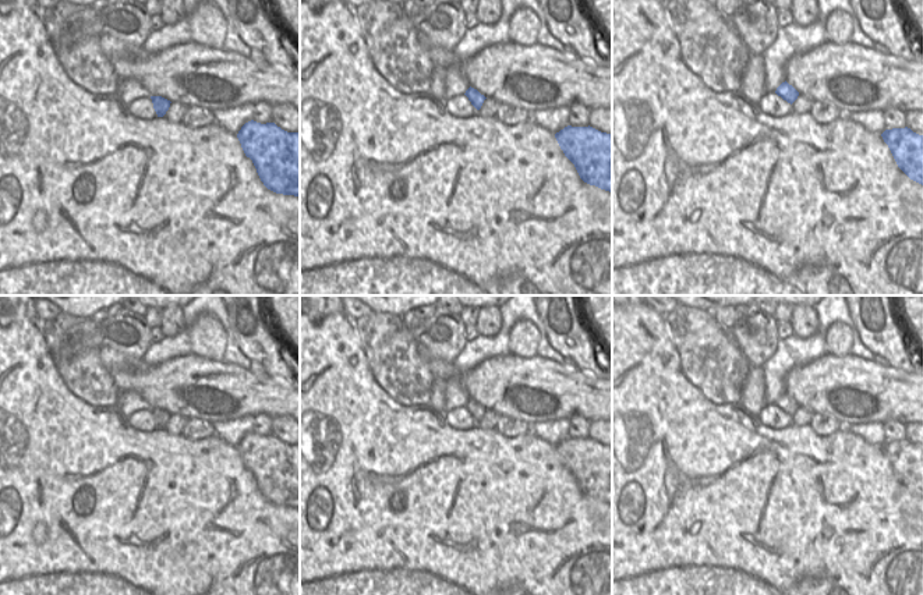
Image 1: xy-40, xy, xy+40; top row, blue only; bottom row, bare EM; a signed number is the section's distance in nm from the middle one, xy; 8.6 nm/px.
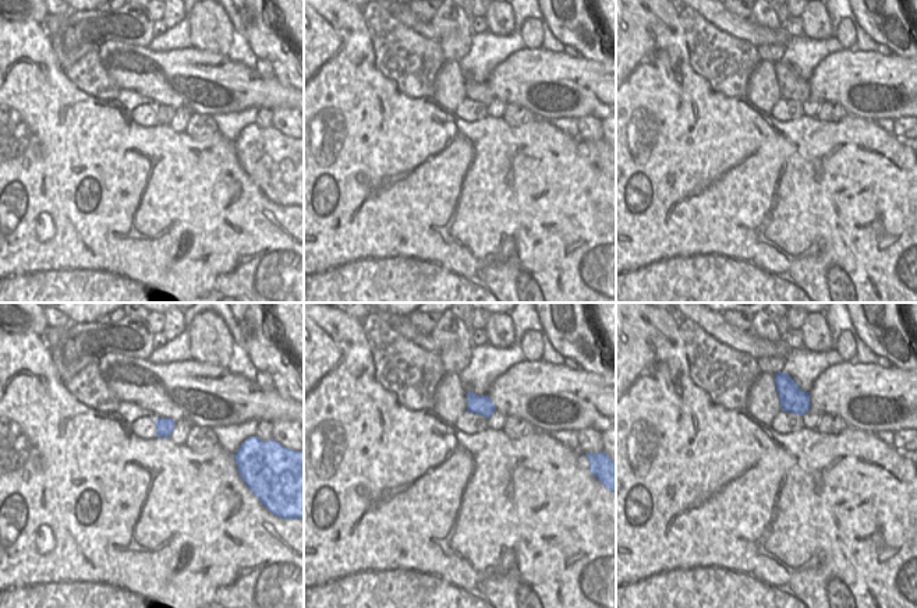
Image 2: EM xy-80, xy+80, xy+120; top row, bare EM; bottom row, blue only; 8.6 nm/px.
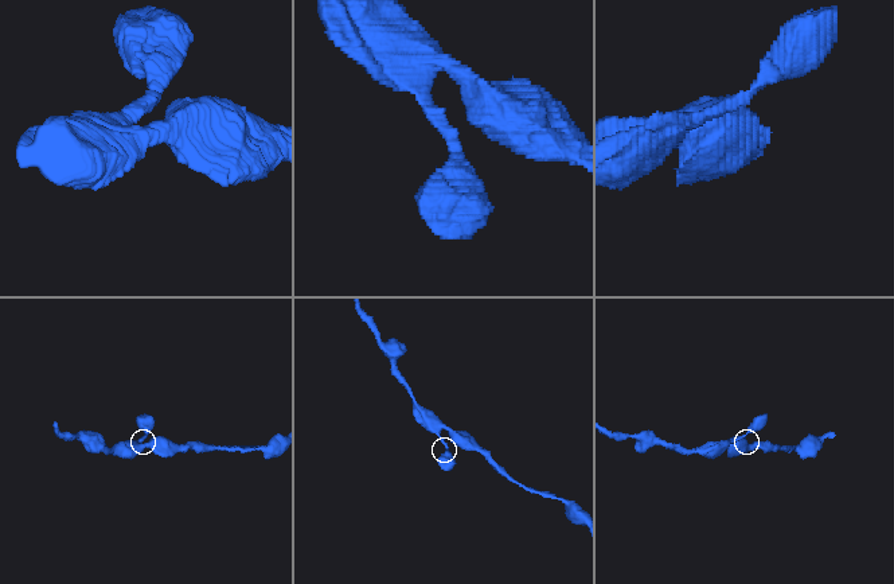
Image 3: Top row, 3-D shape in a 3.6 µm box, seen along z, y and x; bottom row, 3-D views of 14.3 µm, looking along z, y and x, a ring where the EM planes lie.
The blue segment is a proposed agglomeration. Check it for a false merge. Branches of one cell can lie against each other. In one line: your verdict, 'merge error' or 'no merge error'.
no merge error

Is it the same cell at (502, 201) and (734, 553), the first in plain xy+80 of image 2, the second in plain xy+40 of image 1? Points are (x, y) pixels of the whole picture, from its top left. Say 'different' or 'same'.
same

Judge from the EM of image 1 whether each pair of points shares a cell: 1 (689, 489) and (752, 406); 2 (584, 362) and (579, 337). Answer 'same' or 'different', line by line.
1: different
2: same

